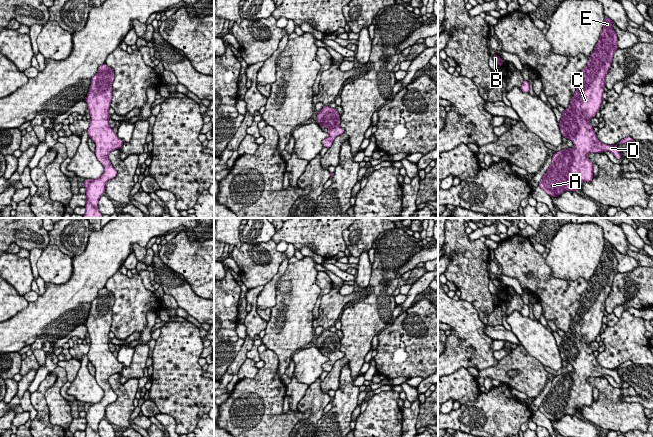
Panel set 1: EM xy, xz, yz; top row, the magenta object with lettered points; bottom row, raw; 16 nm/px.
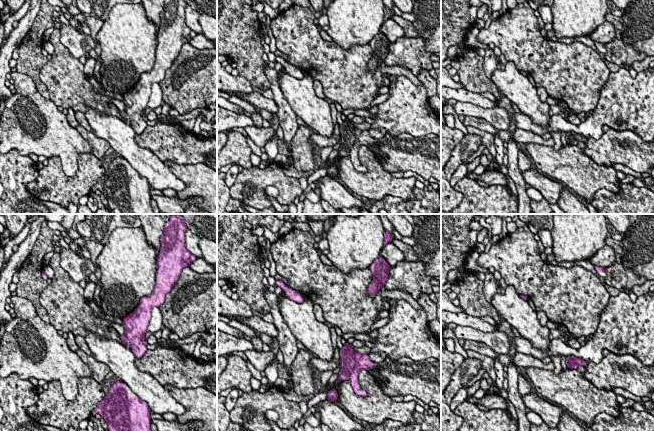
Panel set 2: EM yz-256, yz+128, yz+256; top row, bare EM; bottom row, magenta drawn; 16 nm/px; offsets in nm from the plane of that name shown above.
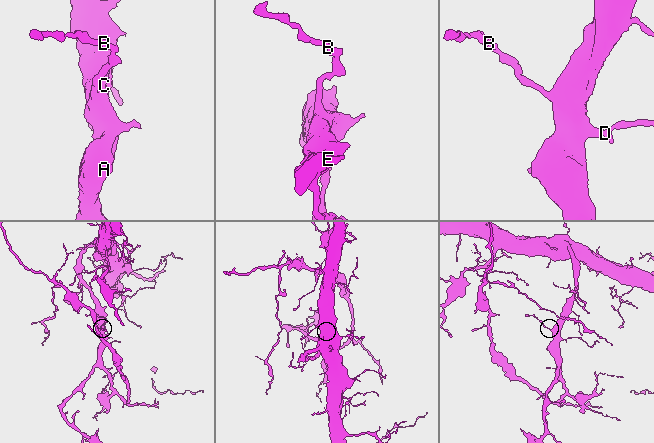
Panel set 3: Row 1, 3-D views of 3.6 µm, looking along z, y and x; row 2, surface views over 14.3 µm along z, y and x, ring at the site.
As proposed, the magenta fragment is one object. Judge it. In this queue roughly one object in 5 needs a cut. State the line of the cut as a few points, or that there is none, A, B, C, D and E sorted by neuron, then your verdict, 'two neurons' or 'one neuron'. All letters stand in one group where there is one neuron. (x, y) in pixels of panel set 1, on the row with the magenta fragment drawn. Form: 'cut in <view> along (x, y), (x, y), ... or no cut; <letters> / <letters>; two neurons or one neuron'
no cut; A B C D E; one neuron

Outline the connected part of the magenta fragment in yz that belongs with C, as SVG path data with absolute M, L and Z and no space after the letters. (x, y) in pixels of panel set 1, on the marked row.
M605 16L600 38L581 71L576 92L570 105L561 113L560 131L563 137L573 142L574 147L555 152L539 182L538 186L550 197L557 197L564 191L580 190L582 183L593 179L593 163L587 158L589 153L609 151L620 160L617 145L634 141L626 137L612 146L601 143L589 122L600 111L606 75L618 49L617 35L612 29L614 24Z

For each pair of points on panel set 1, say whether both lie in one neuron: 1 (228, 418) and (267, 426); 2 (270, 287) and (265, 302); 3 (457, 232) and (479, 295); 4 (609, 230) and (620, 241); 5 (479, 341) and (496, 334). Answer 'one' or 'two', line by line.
1: one
2: one
3: one
4: one
5: two

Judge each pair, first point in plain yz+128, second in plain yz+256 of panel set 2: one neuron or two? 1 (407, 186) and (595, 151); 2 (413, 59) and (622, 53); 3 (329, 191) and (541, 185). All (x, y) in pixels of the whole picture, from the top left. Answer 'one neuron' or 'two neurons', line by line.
1: two neurons
2: one neuron
3: one neuron

